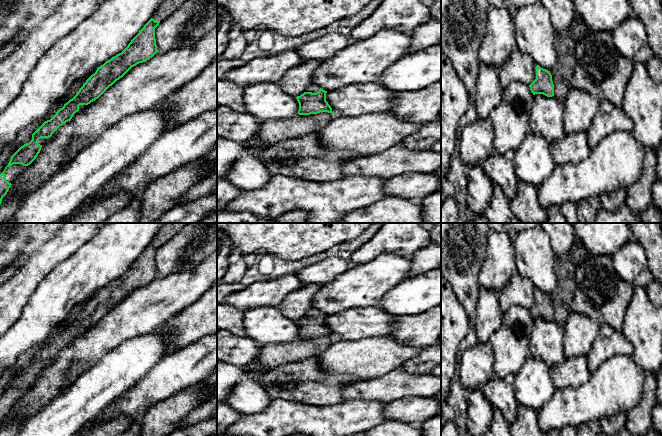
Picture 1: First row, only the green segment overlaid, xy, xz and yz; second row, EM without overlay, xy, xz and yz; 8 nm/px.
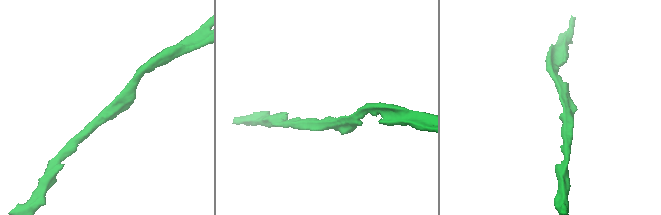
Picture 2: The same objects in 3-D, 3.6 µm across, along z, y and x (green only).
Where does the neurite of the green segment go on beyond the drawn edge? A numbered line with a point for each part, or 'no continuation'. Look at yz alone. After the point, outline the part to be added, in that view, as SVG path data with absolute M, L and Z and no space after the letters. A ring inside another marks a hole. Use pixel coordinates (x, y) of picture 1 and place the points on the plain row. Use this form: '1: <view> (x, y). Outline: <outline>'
no continuation

